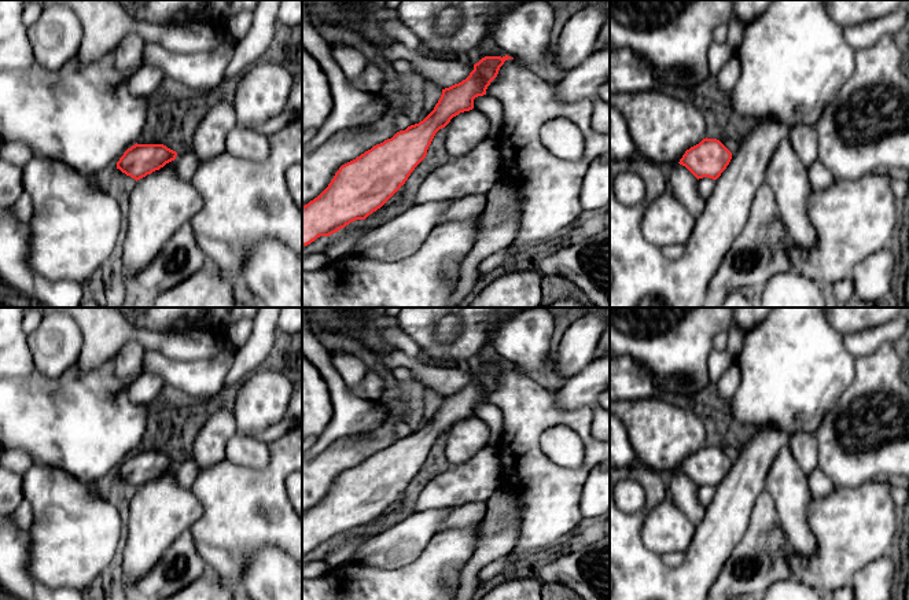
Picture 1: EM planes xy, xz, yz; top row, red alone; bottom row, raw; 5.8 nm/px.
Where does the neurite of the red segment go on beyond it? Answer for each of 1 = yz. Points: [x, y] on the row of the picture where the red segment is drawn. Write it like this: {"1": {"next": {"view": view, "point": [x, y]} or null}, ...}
{"1": {"next": null}}

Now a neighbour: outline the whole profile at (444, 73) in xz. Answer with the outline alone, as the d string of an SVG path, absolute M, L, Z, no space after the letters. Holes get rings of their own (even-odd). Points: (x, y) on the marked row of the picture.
M397 41L373 44L373 47L376 52L389 62L404 59L409 63L415 63L420 74L441 89L461 82L474 70L474 65L465 58L439 59L435 56L426 56L419 51L408 49Z

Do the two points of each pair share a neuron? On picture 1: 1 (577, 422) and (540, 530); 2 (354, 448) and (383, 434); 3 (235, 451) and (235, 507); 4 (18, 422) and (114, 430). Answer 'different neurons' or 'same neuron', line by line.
1: same neuron
2: same neuron
3: different neurons
4: same neuron

